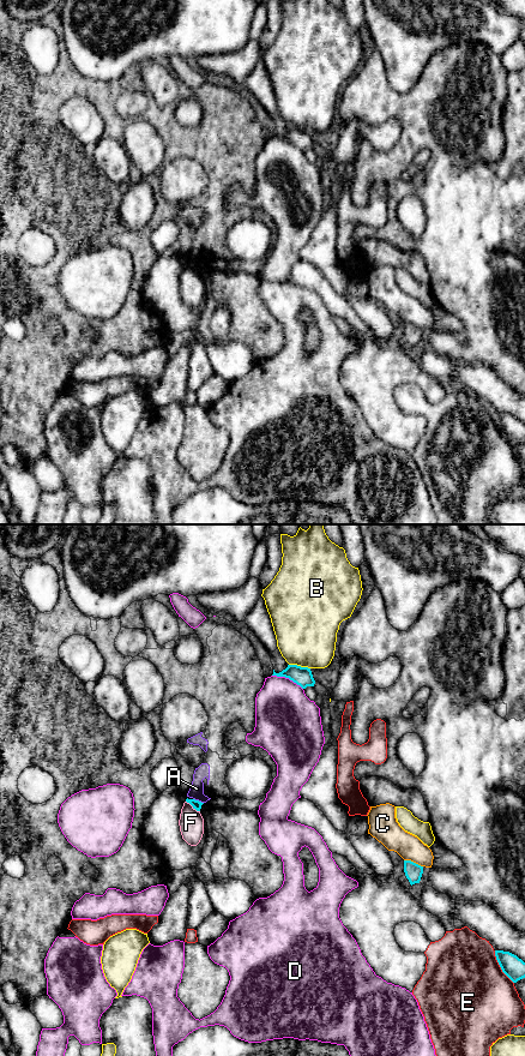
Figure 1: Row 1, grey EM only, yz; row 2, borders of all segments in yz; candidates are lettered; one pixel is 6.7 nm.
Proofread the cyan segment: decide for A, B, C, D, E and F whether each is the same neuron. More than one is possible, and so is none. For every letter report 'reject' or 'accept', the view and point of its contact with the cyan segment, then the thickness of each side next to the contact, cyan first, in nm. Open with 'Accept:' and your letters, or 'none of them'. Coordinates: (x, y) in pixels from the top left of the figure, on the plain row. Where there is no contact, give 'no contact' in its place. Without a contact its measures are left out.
Accept: none of them
A: reject; contact yz (198, 263); calibres 60 and 100 nm
B: reject; contact yz (300, 128); calibres 130 and 420 nm
C: reject; contact yz (412, 324); calibres 120 and 170 nm
D: reject; contact yz (288, 139); calibres 130 and 380 nm
E: reject; contact yz (500, 428); calibres 150 and 500 nm
F: reject; contact yz (193, 269); calibres 60 and 170 nm

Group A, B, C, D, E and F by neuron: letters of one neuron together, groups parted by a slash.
A / B / C / D F / E

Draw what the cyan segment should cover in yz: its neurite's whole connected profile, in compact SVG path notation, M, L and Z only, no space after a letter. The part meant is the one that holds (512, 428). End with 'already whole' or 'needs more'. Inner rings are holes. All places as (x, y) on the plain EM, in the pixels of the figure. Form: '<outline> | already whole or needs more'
M495 413L496 422L502 432L502 434L513 444L525 440L525 425L517 418L503 414Z | already whole

